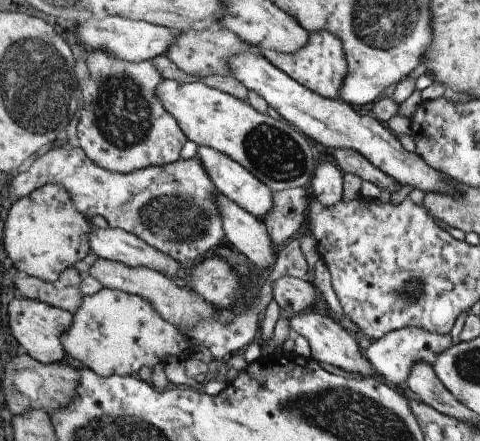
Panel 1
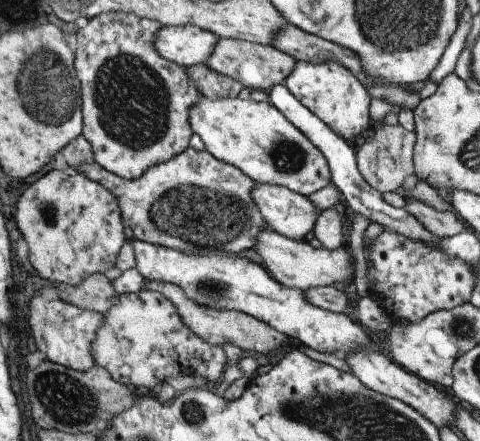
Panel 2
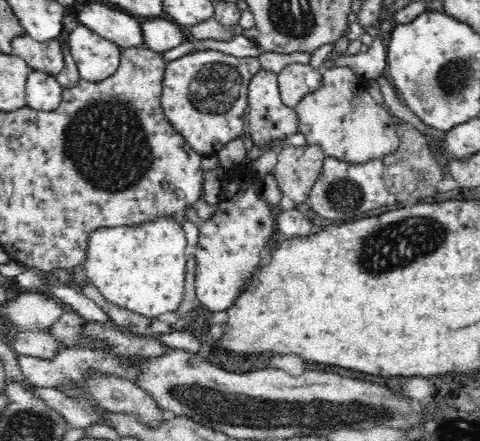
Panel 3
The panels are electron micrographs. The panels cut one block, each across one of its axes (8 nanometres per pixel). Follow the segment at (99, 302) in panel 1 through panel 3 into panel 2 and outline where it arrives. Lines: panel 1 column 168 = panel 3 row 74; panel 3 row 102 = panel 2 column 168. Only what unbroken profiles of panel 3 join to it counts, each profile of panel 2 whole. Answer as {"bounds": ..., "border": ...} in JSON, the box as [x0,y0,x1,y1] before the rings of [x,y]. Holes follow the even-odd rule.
{"bounds":[91,290,227,392],"border":[[[140,290],[138,293],[120,294],[114,306],[103,313],[105,324],[97,330],[97,337],[91,346],[95,364],[103,366],[118,381],[133,386],[137,390],[154,392],[169,376],[204,376],[207,384],[218,383],[227,365],[227,358],[222,346],[214,345],[201,339],[181,319],[174,304],[160,292]]]}

